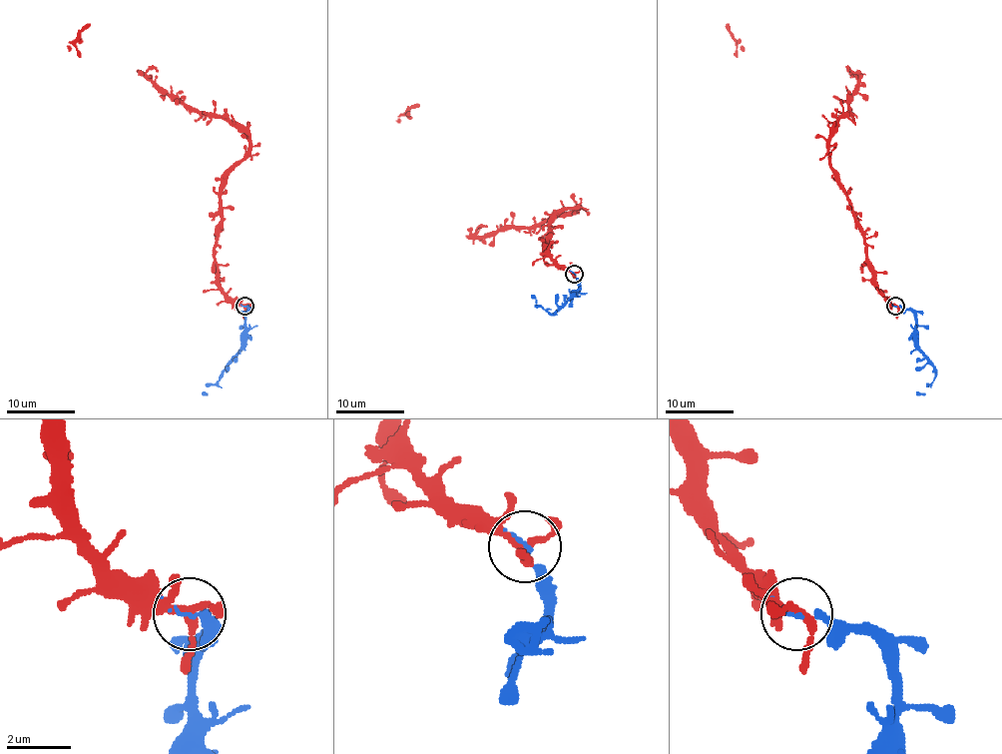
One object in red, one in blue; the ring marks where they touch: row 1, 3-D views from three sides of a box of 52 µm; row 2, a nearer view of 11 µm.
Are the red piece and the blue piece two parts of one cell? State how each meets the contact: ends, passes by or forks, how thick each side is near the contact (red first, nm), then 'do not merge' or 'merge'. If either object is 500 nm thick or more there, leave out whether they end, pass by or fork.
red forks | blue ends | 240/140 nm | merge

